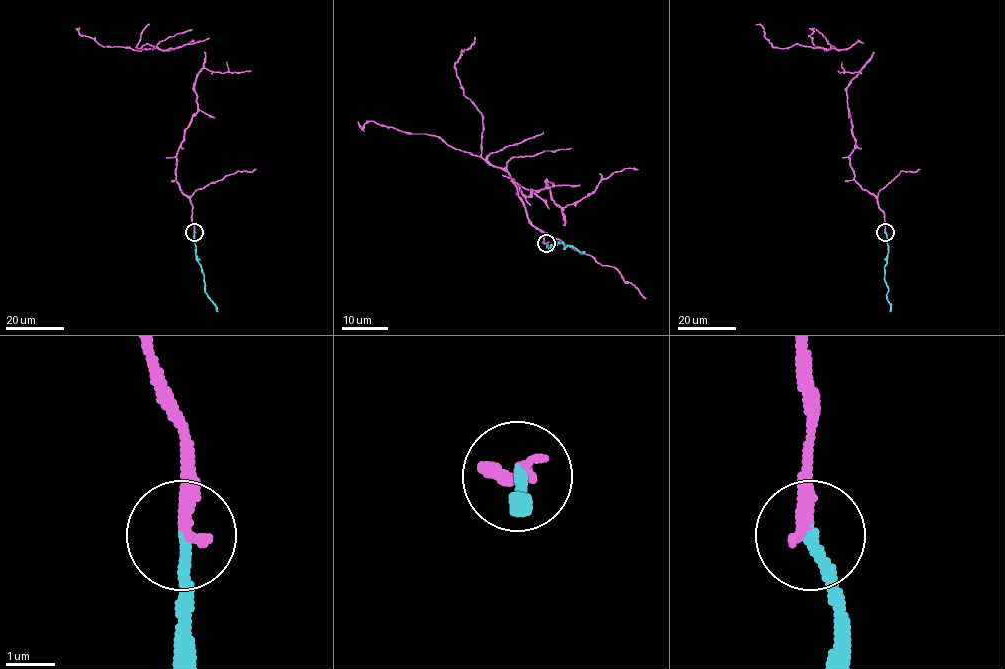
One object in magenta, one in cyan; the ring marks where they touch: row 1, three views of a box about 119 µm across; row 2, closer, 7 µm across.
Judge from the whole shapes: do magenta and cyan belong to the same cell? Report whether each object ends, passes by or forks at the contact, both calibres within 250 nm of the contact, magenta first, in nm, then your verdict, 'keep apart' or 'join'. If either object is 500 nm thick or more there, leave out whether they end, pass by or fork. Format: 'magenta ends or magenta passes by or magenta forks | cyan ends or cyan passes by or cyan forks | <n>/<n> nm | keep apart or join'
magenta ends | cyan ends | 340/240 nm | join

